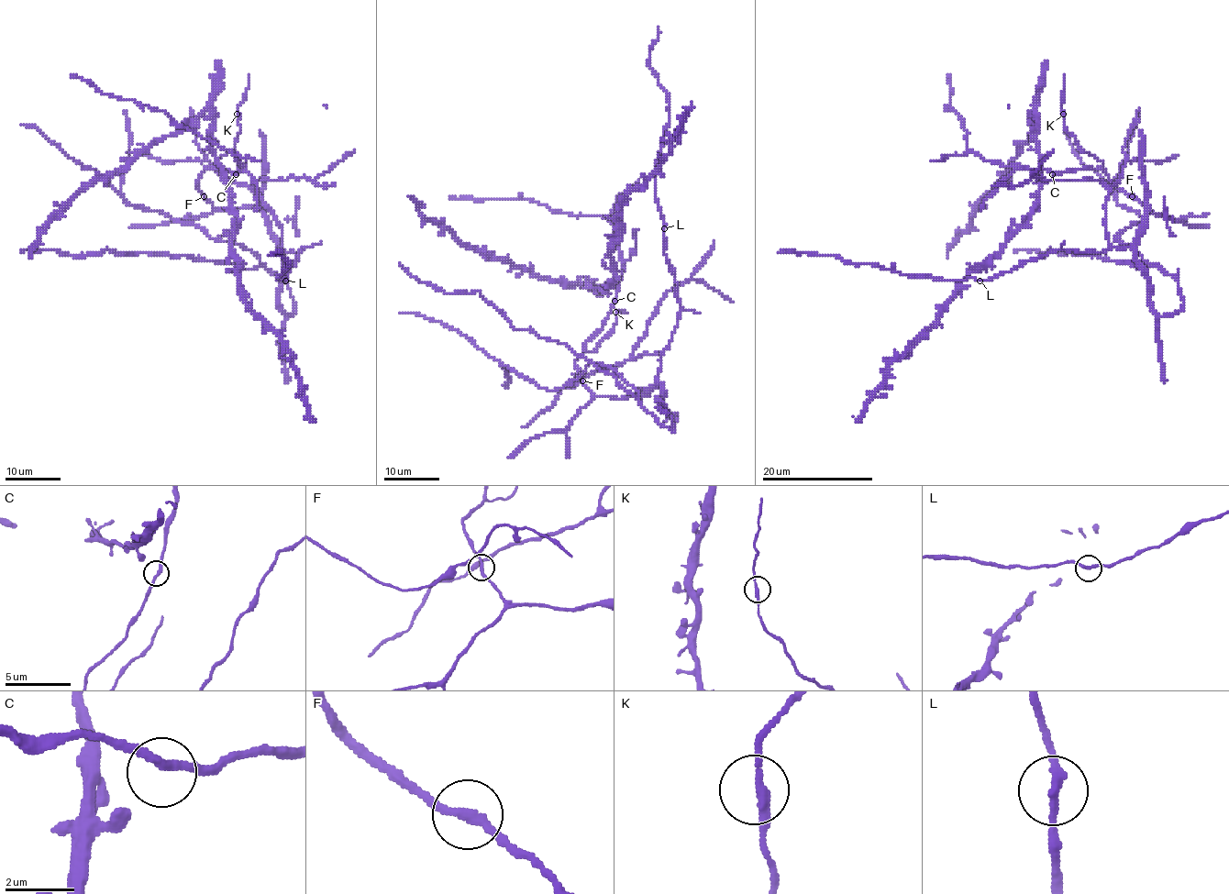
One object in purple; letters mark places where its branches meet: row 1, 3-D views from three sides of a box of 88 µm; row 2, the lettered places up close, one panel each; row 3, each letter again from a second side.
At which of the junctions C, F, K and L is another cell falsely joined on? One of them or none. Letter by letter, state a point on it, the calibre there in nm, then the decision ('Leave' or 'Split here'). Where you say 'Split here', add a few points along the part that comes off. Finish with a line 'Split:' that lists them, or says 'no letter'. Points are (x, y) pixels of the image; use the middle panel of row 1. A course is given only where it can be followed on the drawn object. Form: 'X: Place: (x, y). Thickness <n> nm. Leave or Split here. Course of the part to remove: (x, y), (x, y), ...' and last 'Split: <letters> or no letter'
C: Place: (614, 301). Thickness 240 nm. Leave
F: Place: (582, 380). Thickness 240 nm. Leave
K: Place: (615, 312). Thickness 240 nm. Leave
L: Place: (664, 228). Thickness 240 nm. Leave
Split: no letter

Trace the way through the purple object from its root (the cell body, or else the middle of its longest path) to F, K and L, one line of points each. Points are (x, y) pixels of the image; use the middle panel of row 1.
F: (647, 391), (621, 398), (596, 397), (582, 380)
K: (647, 391), (621, 398), (596, 397), (575, 365), (581, 355), (593, 351), (613, 330), (618, 316), (615, 312)
L: (647, 391), (658, 380), (660, 357), (671, 340), (680, 312), (674, 270), (664, 254), (664, 228)

